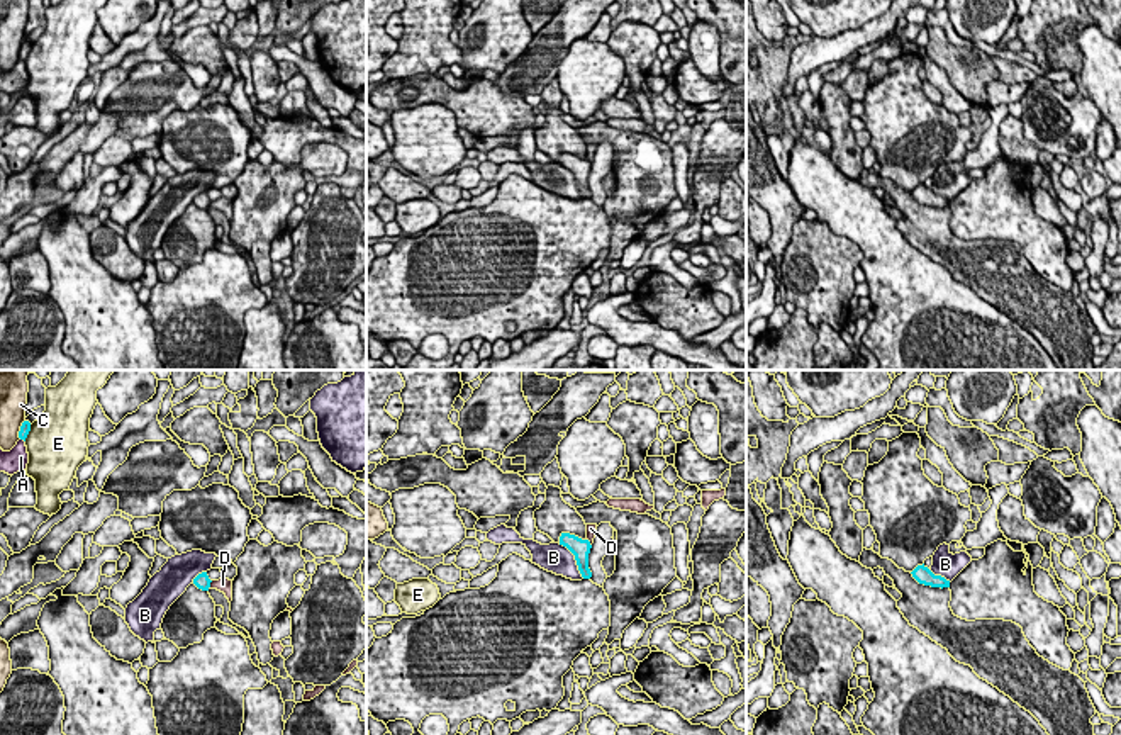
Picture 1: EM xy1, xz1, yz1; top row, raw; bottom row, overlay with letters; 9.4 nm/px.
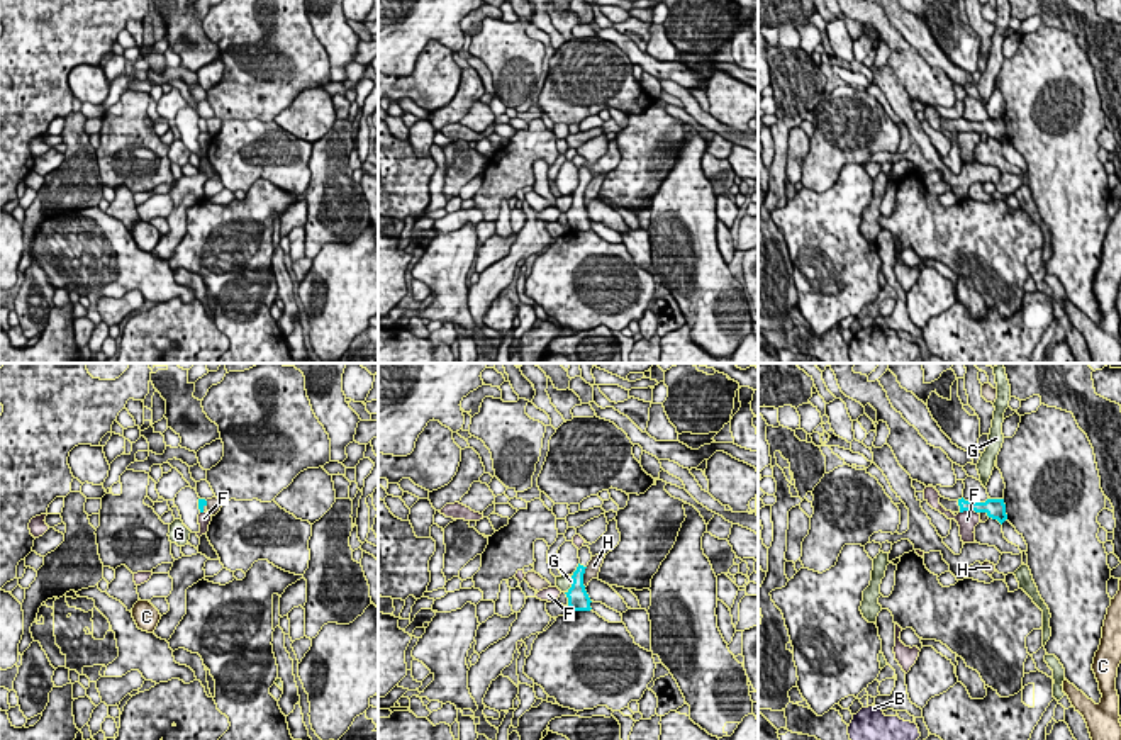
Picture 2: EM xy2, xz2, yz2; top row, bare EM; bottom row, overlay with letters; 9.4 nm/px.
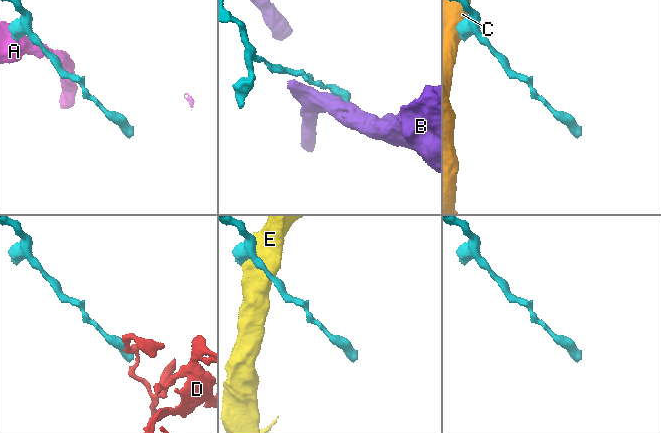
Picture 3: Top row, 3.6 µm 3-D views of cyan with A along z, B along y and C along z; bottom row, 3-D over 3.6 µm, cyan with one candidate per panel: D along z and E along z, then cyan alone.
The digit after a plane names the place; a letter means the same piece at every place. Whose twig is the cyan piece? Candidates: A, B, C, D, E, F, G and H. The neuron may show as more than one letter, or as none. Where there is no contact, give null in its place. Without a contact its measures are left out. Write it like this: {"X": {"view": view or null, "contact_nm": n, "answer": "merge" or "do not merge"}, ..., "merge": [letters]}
{"A": {"view": "xy1", "contact_nm": 60, "answer": "do not merge"}, "B": {"view": "xz1", "contact_nm": 420, "answer": "do not merge"}, "C": {"view": "xy1", "contact_nm": 200, "answer": "do not merge"}, "D": {"view": "xy1", "contact_nm": 100, "answer": "do not merge"}, "E": {"view": "xy1", "contact_nm": 170, "answer": "do not merge"}, "F": {"view": "yz2", "contact_nm": 180, "answer": "do not merge"}, "G": {"view": "xz2", "contact_nm": 190, "answer": "do not merge"}, "H": {"view": "xz2", "contact_nm": 190, "answer": "do not merge"}, "merge": []}

